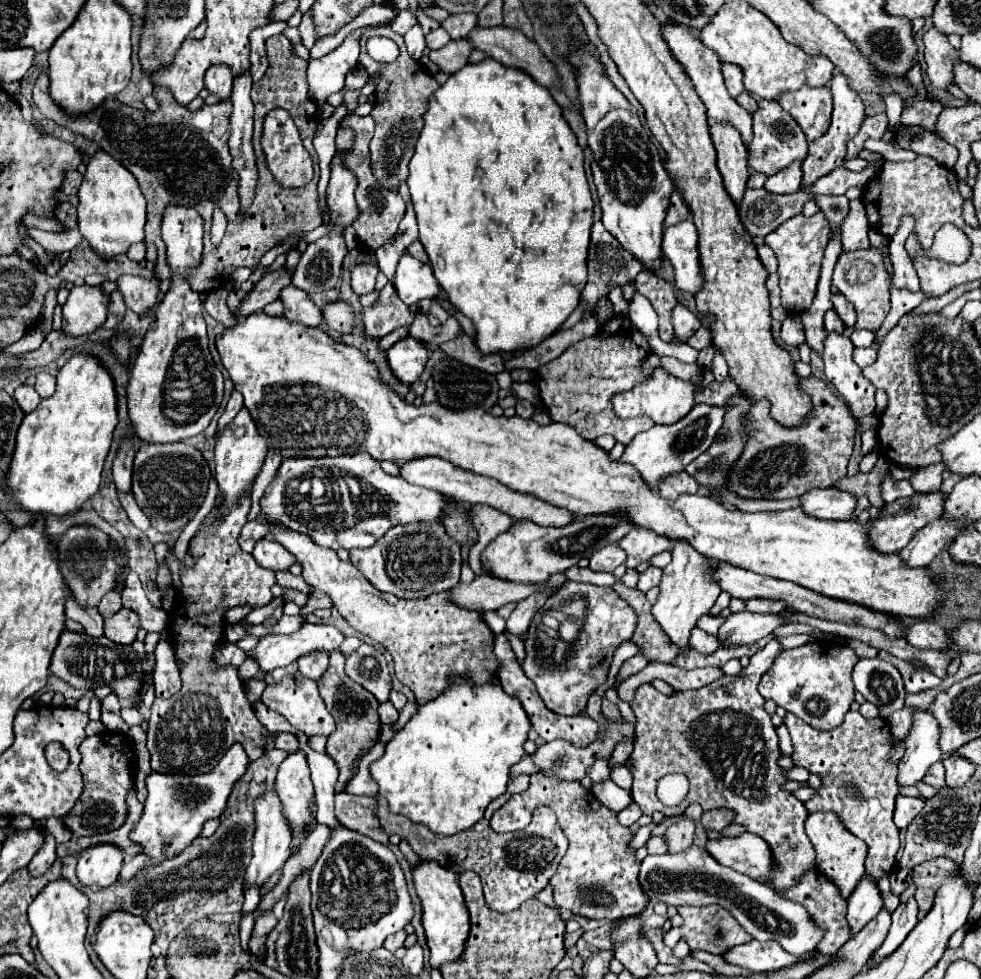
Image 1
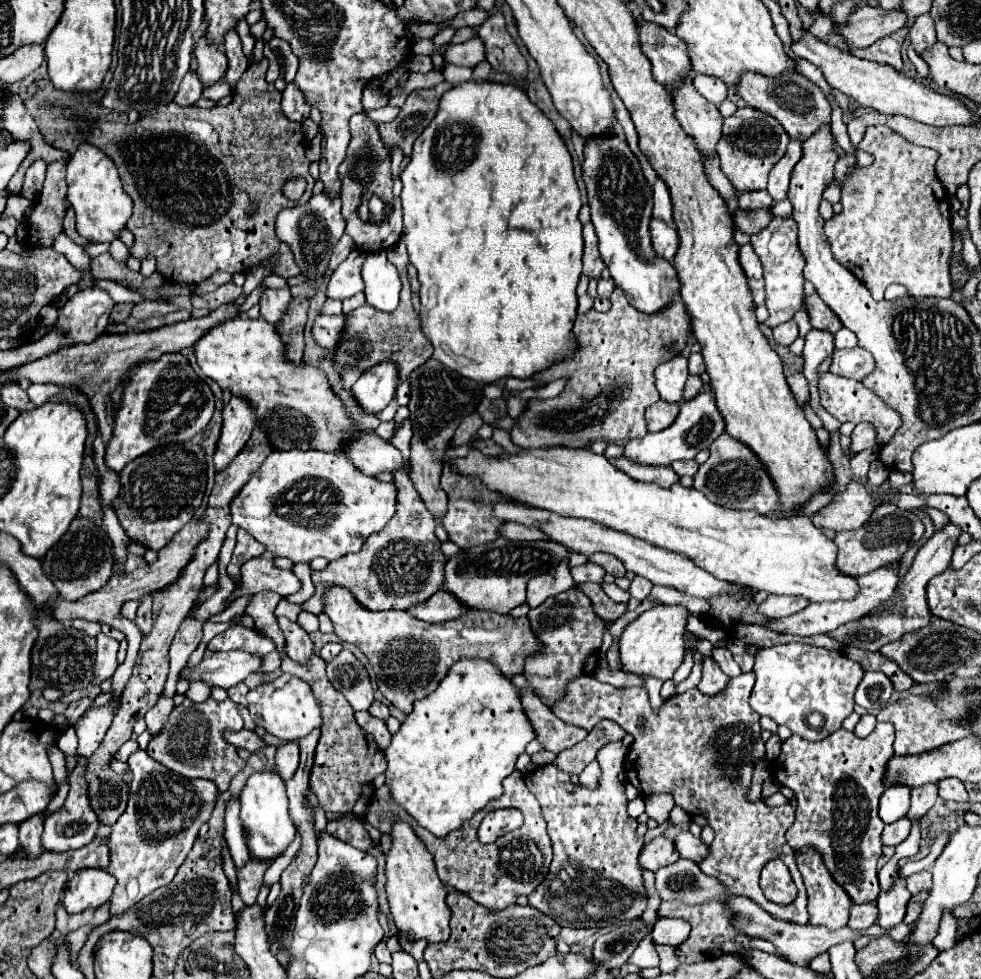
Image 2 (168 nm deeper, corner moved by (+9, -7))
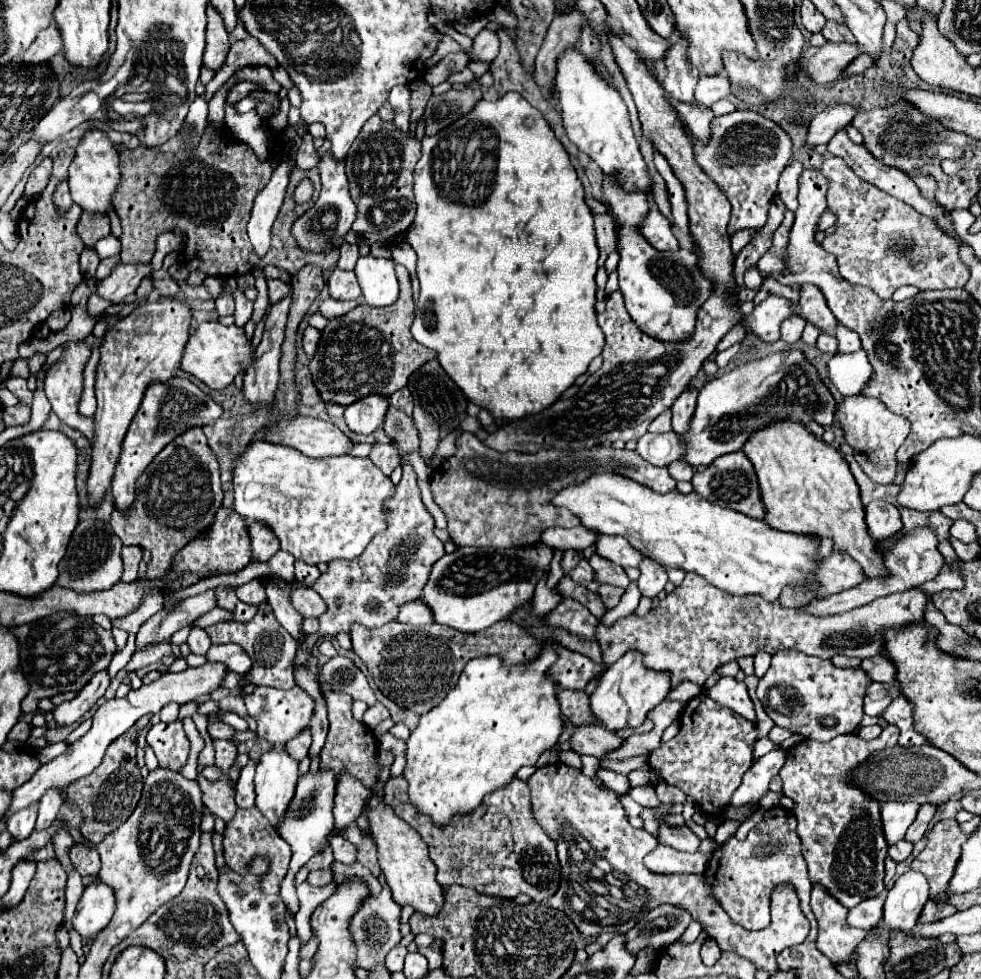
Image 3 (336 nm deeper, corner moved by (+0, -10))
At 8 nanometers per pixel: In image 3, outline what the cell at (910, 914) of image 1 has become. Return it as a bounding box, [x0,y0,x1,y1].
[882,871,928,929]

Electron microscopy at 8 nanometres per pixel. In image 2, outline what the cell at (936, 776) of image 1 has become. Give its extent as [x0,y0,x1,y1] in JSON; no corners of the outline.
[907,784,937,822]

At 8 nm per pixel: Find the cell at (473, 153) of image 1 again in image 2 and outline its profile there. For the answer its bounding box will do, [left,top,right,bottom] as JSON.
[401,82,583,384]

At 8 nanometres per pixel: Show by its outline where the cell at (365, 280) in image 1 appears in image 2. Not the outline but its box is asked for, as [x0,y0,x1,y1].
[325,248,365,300]

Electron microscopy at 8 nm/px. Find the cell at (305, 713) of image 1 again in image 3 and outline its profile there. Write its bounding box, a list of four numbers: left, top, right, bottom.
[246,683,314,745]

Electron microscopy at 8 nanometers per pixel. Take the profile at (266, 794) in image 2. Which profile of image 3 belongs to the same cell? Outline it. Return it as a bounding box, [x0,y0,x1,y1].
[256,751,298,825]

